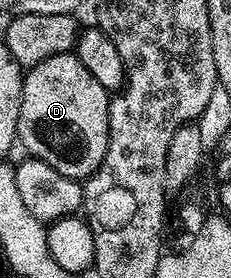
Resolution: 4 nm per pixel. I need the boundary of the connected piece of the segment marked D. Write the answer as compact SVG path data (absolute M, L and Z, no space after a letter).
M65 52L44 58L24 76L17 139L33 159L48 162L52 170L60 170L68 178L85 181L108 150L110 97L111 93L84 70L77 56Z

